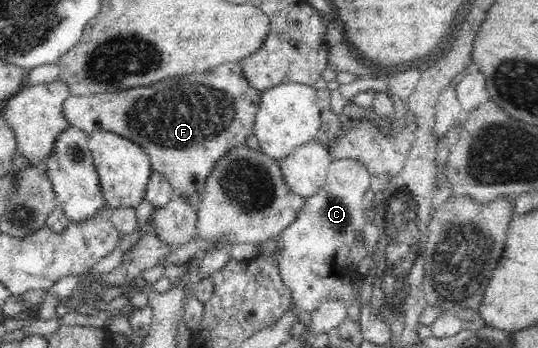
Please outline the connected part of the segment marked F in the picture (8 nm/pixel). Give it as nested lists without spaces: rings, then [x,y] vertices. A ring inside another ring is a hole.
[[[239,62],[216,66],[212,72],[176,76],[154,86],[136,86],[108,94],[70,96],[64,101],[63,115],[72,125],[86,134],[108,131],[134,141],[144,149],[152,162],[152,169],[163,174],[172,186],[174,197],[187,198],[204,192],[208,176],[216,162],[235,146],[244,145],[246,137],[254,136],[253,124],[260,104],[261,91],[248,84]]]

